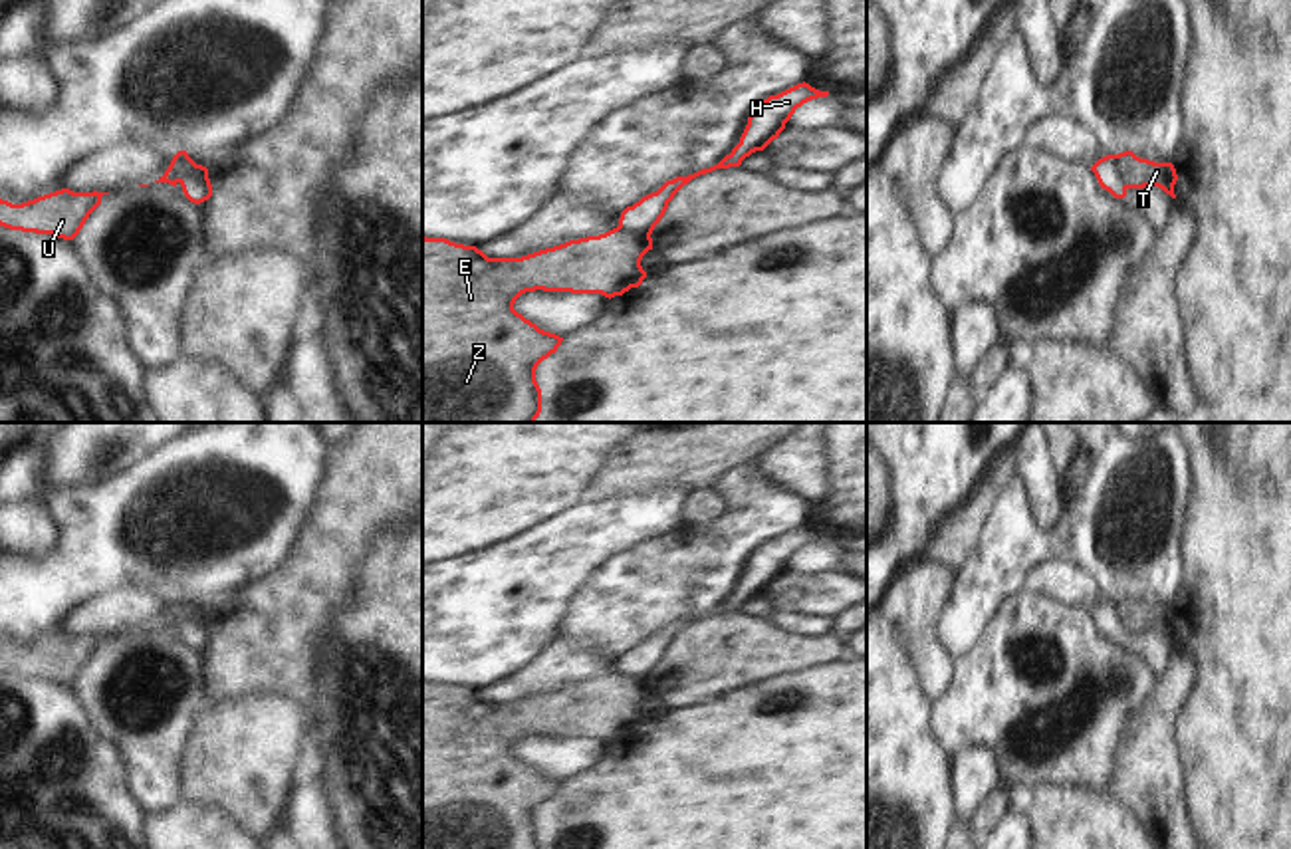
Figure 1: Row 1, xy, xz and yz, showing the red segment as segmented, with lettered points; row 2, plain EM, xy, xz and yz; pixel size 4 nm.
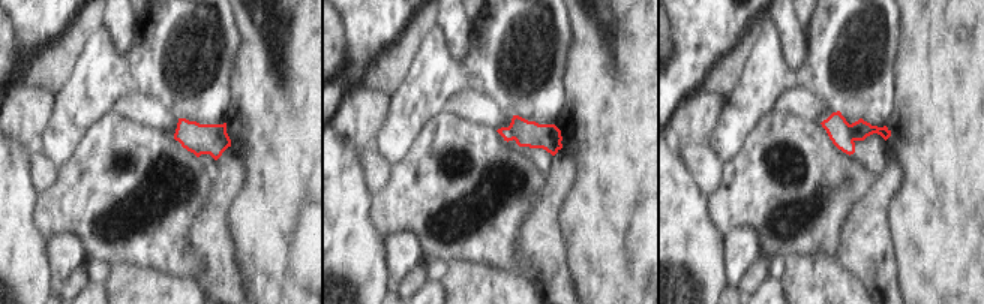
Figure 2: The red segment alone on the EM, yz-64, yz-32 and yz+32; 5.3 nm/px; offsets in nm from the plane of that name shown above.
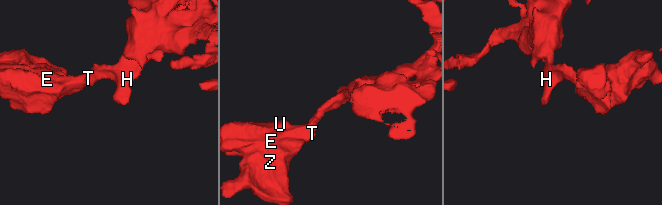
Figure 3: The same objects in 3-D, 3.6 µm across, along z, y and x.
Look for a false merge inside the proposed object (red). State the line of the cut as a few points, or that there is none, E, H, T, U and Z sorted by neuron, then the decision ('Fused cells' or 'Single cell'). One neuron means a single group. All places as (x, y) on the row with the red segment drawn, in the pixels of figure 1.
Split along yz (1113, 155), (1121, 181), (1127, 187). Groups: E T U Z / H. Fused cells

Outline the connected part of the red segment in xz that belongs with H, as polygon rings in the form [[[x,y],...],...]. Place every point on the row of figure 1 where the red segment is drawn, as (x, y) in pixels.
[[[805,81],[777,95],[769,95],[752,111],[752,115],[748,117],[748,125],[740,137],[740,143],[732,149],[730,155],[726,155],[718,165],[710,169],[702,169],[694,175],[666,181],[656,192],[650,192],[633,206],[627,206],[621,212],[619,226],[623,230],[639,234],[652,234],[654,226],[664,216],[668,202],[684,184],[716,169],[740,167],[746,157],[756,151],[763,151],[773,139],[779,137],[797,107],[811,99],[827,95],[829,91],[819,91]]]

